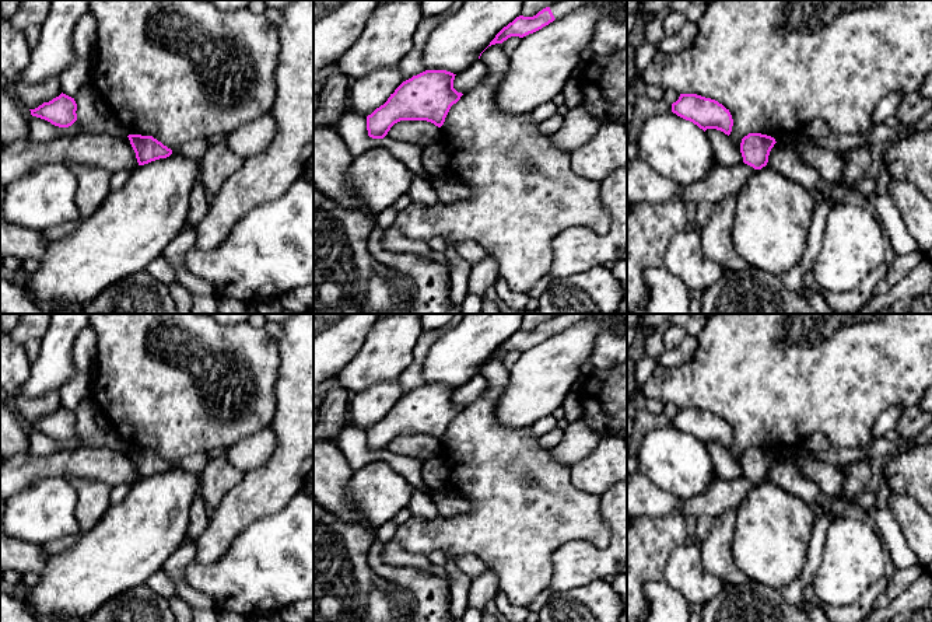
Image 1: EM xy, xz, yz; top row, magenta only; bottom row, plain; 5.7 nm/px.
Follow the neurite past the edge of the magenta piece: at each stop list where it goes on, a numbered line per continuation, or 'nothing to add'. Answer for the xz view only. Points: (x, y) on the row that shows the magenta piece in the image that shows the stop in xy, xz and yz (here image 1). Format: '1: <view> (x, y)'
1: xz (609, 35)

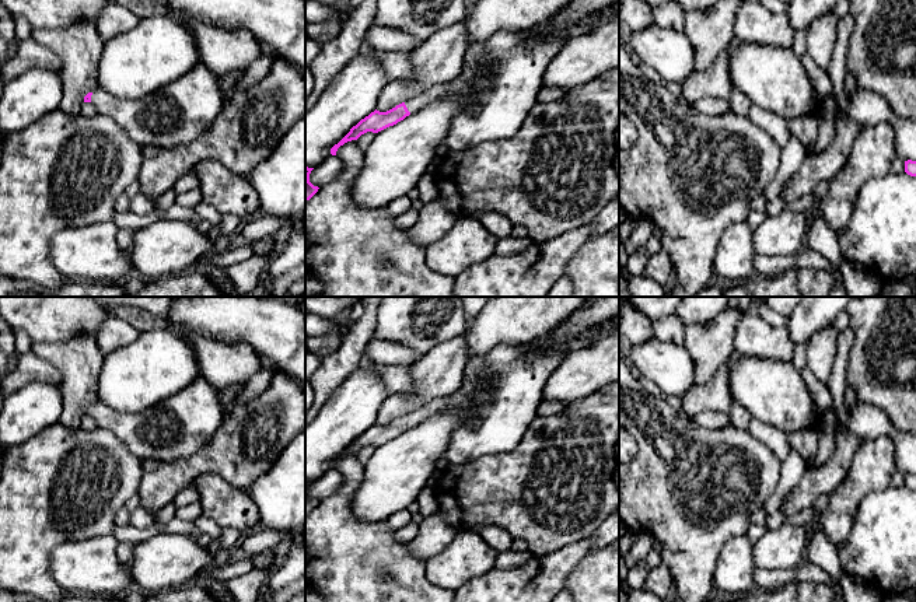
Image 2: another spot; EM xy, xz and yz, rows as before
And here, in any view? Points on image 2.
1: xz (500, 79)

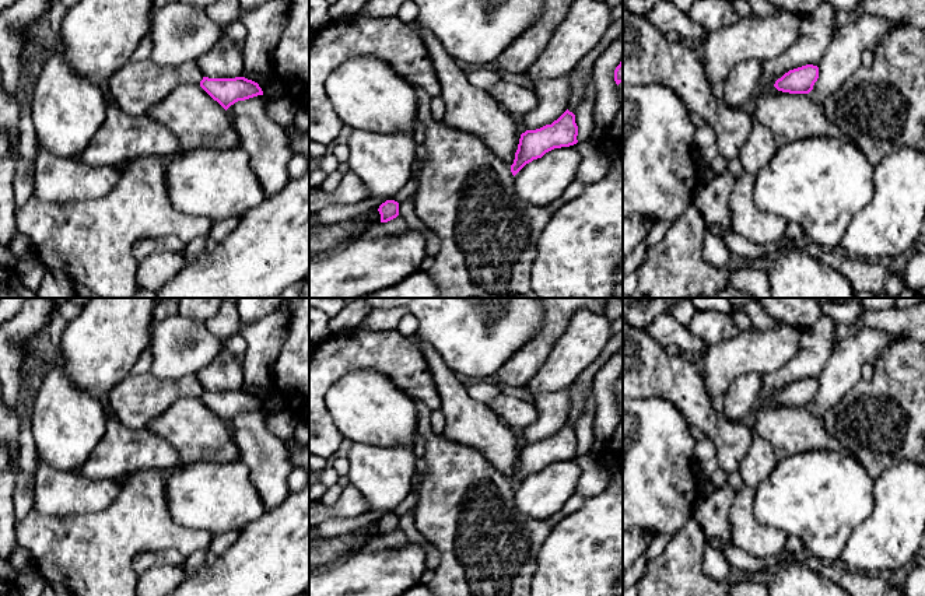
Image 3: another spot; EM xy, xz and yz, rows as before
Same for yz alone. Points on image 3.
nothing to add

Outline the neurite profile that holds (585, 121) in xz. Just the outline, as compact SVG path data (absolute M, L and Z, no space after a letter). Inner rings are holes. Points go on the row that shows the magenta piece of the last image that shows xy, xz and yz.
M589 71L586 81L584 97L575 111L575 123L578 126L578 143L588 141L595 139L599 132L596 119L595 119L595 98L596 98L596 87L592 77L592 71Z

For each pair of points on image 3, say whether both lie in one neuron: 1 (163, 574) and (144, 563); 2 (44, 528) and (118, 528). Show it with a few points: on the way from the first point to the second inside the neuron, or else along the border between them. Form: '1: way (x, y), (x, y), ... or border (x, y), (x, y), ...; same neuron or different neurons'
1: border (184, 564), (156, 564), (139, 577); different neurons
2: way (62, 529), (100, 529); same neuron

